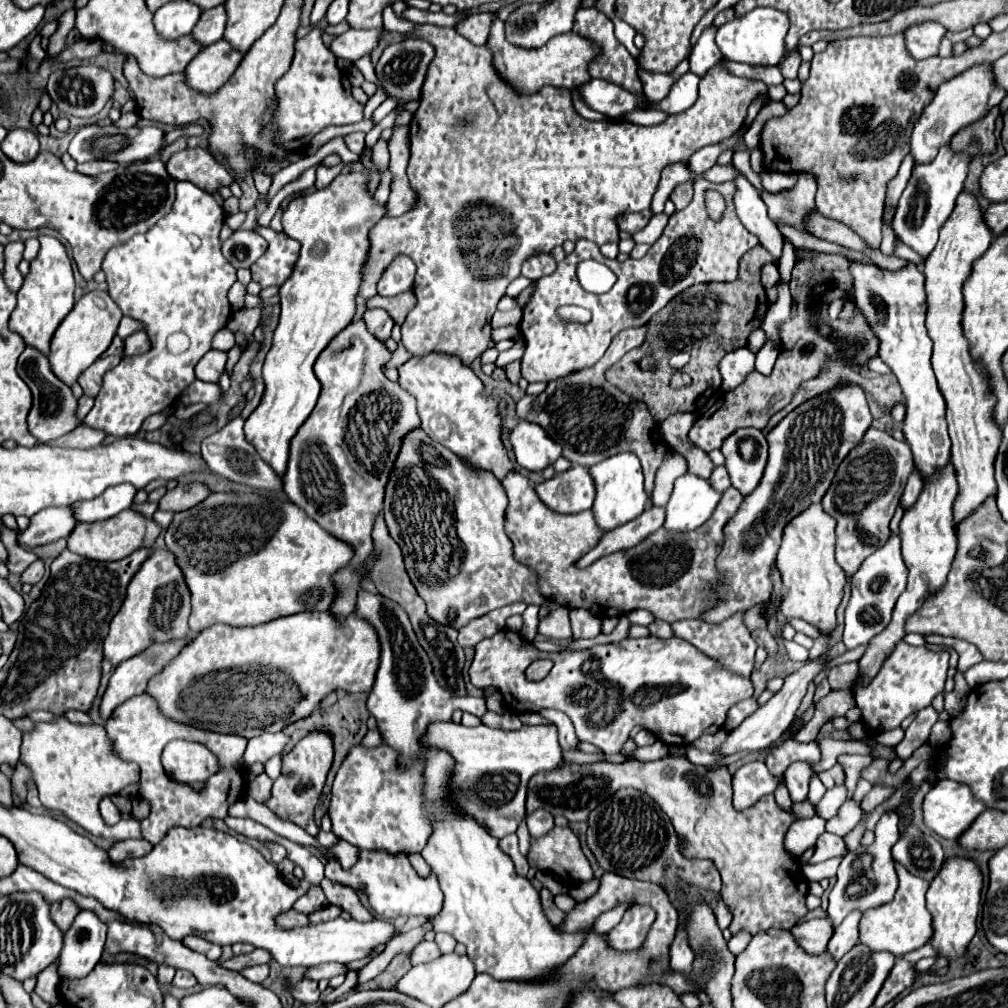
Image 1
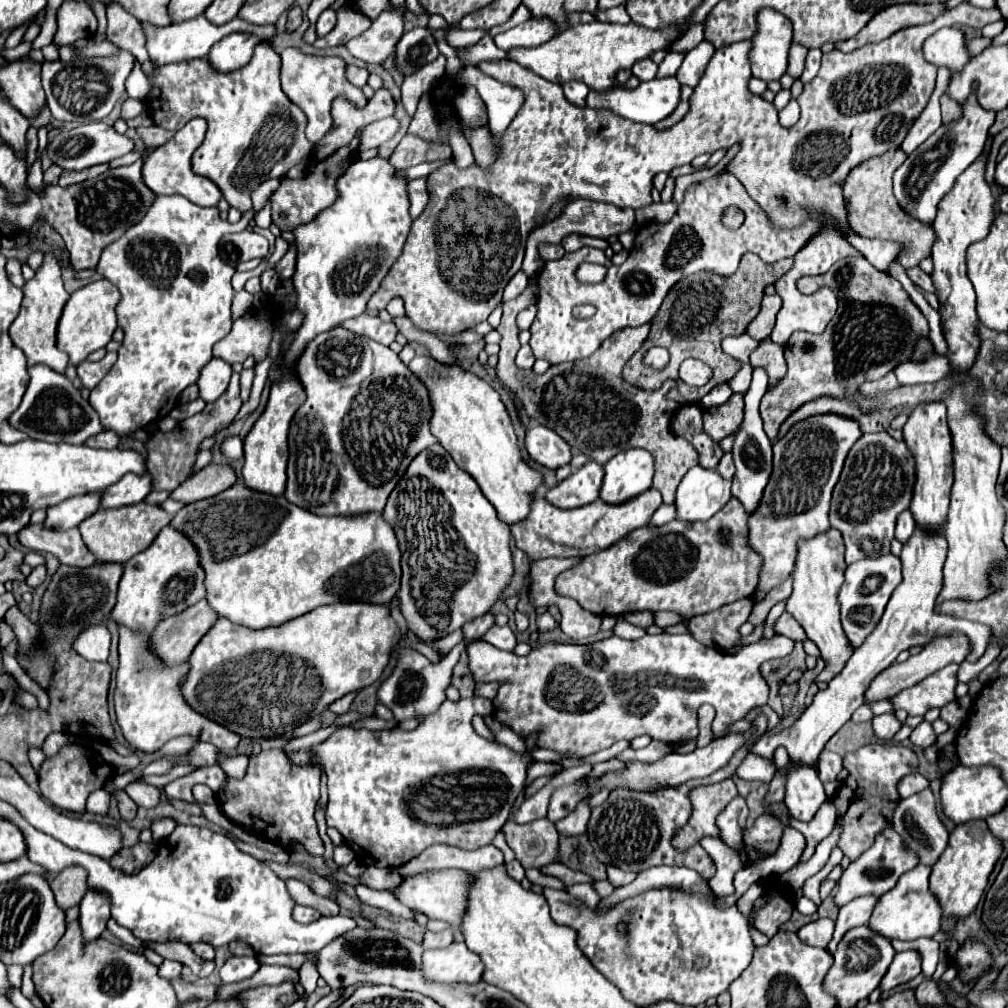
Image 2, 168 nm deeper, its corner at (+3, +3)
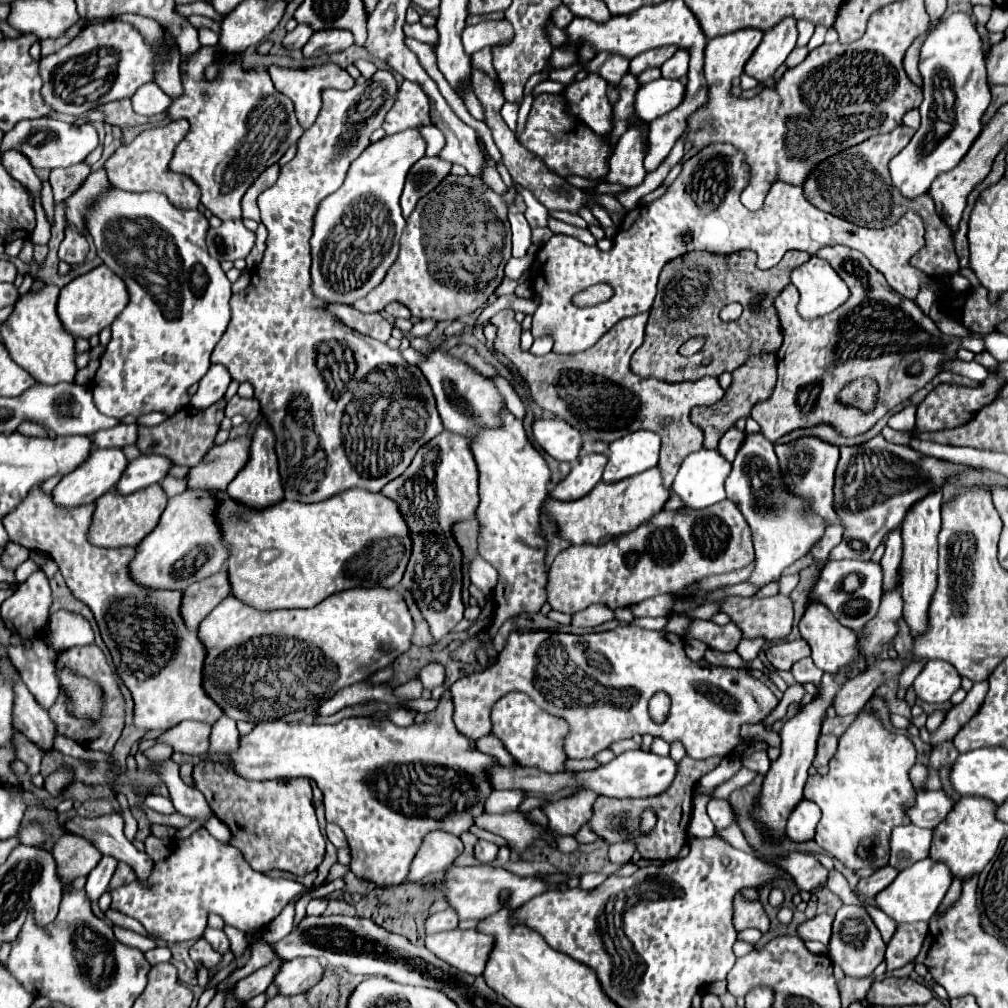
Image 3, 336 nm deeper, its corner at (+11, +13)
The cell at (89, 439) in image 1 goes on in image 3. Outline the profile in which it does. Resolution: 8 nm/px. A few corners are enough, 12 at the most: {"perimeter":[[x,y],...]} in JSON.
{"perimeter":[[119,424],[91,434],[97,448],[135,444],[137,424]]}

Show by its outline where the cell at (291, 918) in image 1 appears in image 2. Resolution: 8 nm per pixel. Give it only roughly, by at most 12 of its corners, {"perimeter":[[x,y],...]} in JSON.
{"perimeter":[[297,906],[293,918],[309,924],[321,918],[321,912],[309,906]]}

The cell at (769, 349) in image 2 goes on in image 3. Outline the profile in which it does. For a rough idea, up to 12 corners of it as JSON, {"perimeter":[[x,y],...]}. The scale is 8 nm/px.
{"perimeter":[[755,354],[733,374],[723,400],[693,408],[703,448],[719,438],[755,402],[771,396],[777,358]]}

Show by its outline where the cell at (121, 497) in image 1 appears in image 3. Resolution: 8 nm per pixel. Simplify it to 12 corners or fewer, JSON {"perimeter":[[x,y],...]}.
{"perimeter":[[155,454],[127,464],[113,490],[133,494],[161,482],[173,464]]}

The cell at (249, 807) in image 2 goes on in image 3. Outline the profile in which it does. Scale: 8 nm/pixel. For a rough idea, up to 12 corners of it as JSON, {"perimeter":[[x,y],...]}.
{"perimeter":[[193,766],[197,790],[261,872],[325,856],[309,778]]}

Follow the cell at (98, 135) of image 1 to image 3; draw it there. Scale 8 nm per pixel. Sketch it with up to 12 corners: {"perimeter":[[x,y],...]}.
{"perimeter":[[55,118],[17,122],[1,150],[17,148],[31,166],[83,162],[99,146],[91,124]]}

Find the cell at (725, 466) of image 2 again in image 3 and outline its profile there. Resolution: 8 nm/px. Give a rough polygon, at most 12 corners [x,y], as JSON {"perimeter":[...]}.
{"perimeter":[[729,428],[719,440],[717,450],[733,462],[743,430]]}

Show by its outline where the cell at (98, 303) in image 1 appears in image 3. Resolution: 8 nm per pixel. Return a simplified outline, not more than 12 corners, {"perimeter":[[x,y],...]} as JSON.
{"perimeter":[[105,264],[61,288],[57,314],[73,338],[99,334],[127,306]]}

